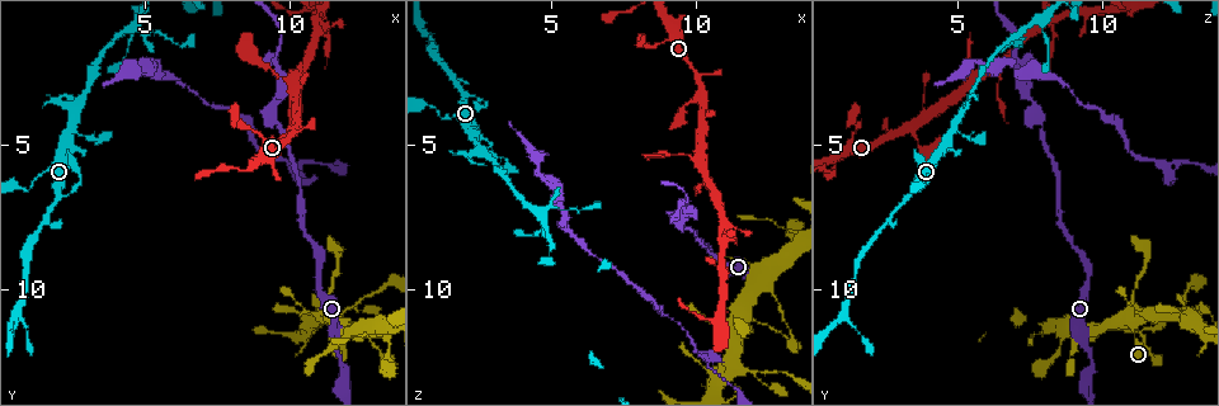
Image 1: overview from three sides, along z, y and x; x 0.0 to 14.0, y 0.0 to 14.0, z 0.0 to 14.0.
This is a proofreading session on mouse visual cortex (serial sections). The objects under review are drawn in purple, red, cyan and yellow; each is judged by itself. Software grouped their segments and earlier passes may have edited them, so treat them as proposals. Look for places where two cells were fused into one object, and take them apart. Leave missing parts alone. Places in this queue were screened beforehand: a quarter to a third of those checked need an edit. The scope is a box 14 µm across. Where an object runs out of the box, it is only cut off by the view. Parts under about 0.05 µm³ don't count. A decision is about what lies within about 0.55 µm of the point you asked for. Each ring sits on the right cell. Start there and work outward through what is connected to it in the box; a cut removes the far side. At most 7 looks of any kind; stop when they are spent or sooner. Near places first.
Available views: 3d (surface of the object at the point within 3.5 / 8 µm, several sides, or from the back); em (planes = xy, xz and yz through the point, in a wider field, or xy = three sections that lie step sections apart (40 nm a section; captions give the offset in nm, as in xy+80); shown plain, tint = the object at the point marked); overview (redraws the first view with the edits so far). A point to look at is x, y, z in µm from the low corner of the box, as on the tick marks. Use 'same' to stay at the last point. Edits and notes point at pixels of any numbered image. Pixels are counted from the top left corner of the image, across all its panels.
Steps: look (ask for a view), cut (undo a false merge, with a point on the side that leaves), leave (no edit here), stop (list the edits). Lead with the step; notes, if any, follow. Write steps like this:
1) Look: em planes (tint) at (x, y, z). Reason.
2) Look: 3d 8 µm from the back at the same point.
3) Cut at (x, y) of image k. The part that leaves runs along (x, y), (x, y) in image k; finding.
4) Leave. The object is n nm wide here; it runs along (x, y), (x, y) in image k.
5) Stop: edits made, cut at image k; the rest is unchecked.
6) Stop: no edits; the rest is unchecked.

Look: 3d 3.5 µm at (9.4, 2.2, 7.0). Sharp bend.

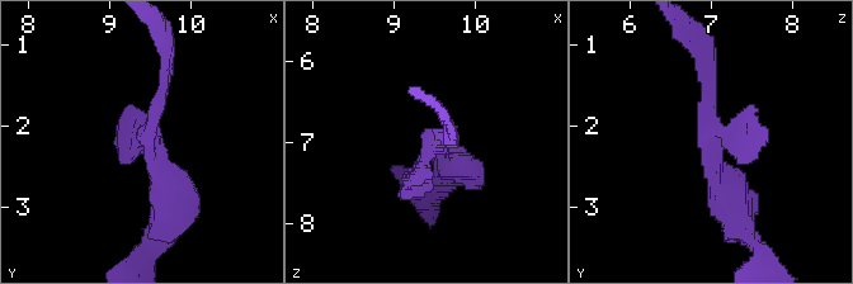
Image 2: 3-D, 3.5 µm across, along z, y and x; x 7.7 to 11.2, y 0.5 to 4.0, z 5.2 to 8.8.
Look: em xy step 2 (tint) at (9.50, 2.15, 6.95). Now the EM.

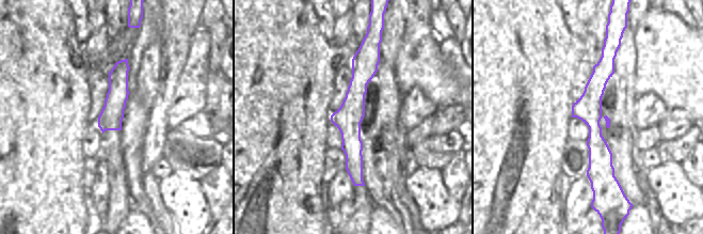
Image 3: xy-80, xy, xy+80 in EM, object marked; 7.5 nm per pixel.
Leave. It runs along (731, 214), (706, 145), (702, 55) in image 2; continuous, no second cell.

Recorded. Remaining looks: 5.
Look: 3d 8 µm at (4.5, 1.1, 7.2). Two arms in line, one across.

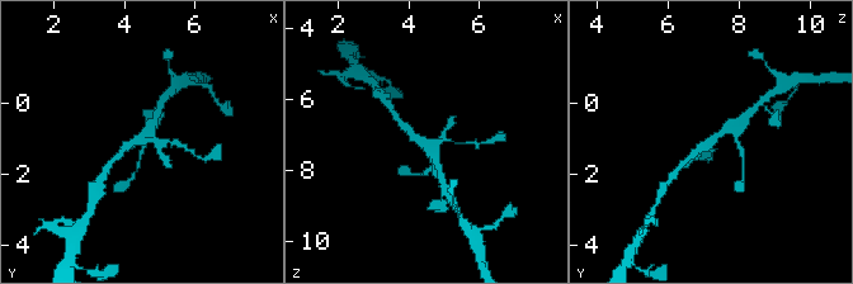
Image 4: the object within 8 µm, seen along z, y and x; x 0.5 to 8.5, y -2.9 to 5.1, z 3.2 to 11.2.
Look: 3d 3.5 µm at (4.5, 1.0, 7.3). Closer look.

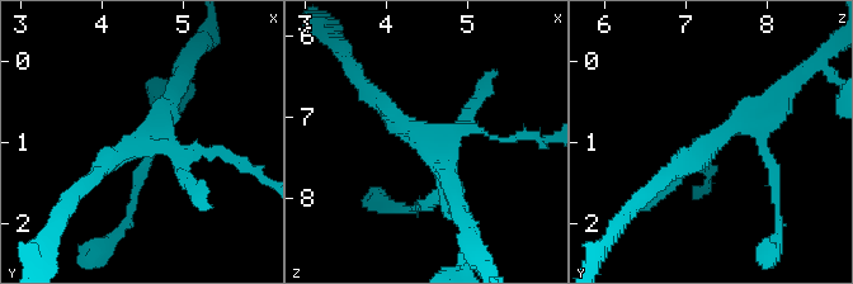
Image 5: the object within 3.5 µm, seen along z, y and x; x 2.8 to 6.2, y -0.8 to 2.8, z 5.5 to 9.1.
Look: em planes (tint) at (4.40, 1.00, 7.25). Shape alone is not enough.

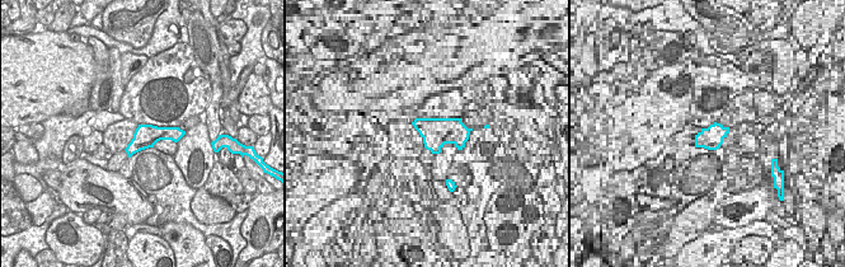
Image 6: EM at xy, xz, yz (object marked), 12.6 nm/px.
Leave. It runs along (367, 86), (441, 164), (452, 200) in image 5; all the same cell.

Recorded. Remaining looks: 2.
Look: 3d 3.5 µm at (2.1, 6.8, 3.3).

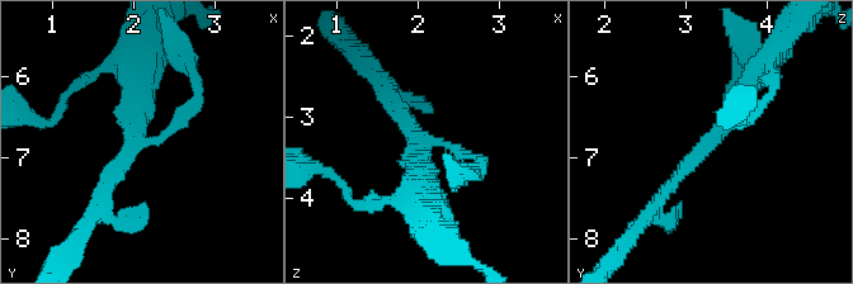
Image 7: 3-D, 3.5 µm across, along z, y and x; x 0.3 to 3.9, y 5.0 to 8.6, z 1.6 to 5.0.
Look: em xy step 3 (tint) at (2.10, 6.75, 3.30). 3 arms meet here; the arms are 100, 200, 250 nm wide; shape alone is not enough.

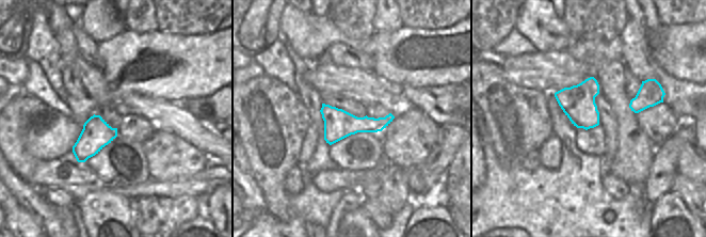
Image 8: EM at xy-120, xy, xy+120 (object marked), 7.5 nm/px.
Leave. It runs along (422, 190), (418, 145), (444, 142), (480, 161) in image 7; continuous, no second cell.

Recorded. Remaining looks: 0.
Stop: no edits; the rest is unchecked.

